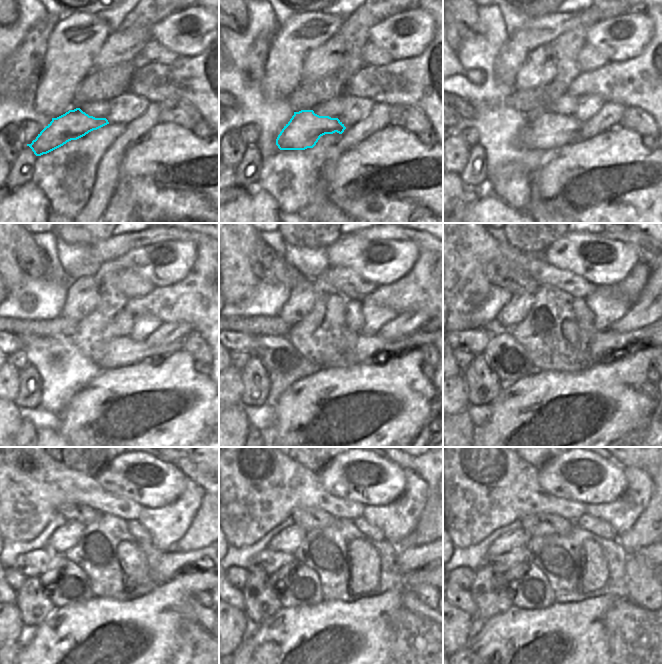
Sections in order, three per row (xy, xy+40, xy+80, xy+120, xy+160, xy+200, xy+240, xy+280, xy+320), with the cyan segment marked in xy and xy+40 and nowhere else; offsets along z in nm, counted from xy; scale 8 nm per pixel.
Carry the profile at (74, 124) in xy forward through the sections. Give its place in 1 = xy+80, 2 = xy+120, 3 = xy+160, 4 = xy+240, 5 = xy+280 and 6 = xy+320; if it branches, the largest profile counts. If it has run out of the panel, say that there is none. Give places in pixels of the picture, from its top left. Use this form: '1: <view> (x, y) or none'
1: xy+80 (547, 131)
2: xy+120 (120, 352)
3: xy+160 (365, 348)
4: xy+240 (172, 564)
5: xy+280 (410, 558)
6: xy+320 (646, 551)

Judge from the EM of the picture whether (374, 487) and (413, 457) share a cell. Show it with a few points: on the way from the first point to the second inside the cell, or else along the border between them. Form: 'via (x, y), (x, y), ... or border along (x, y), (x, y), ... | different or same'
border along (387, 458), (405, 470) | different

